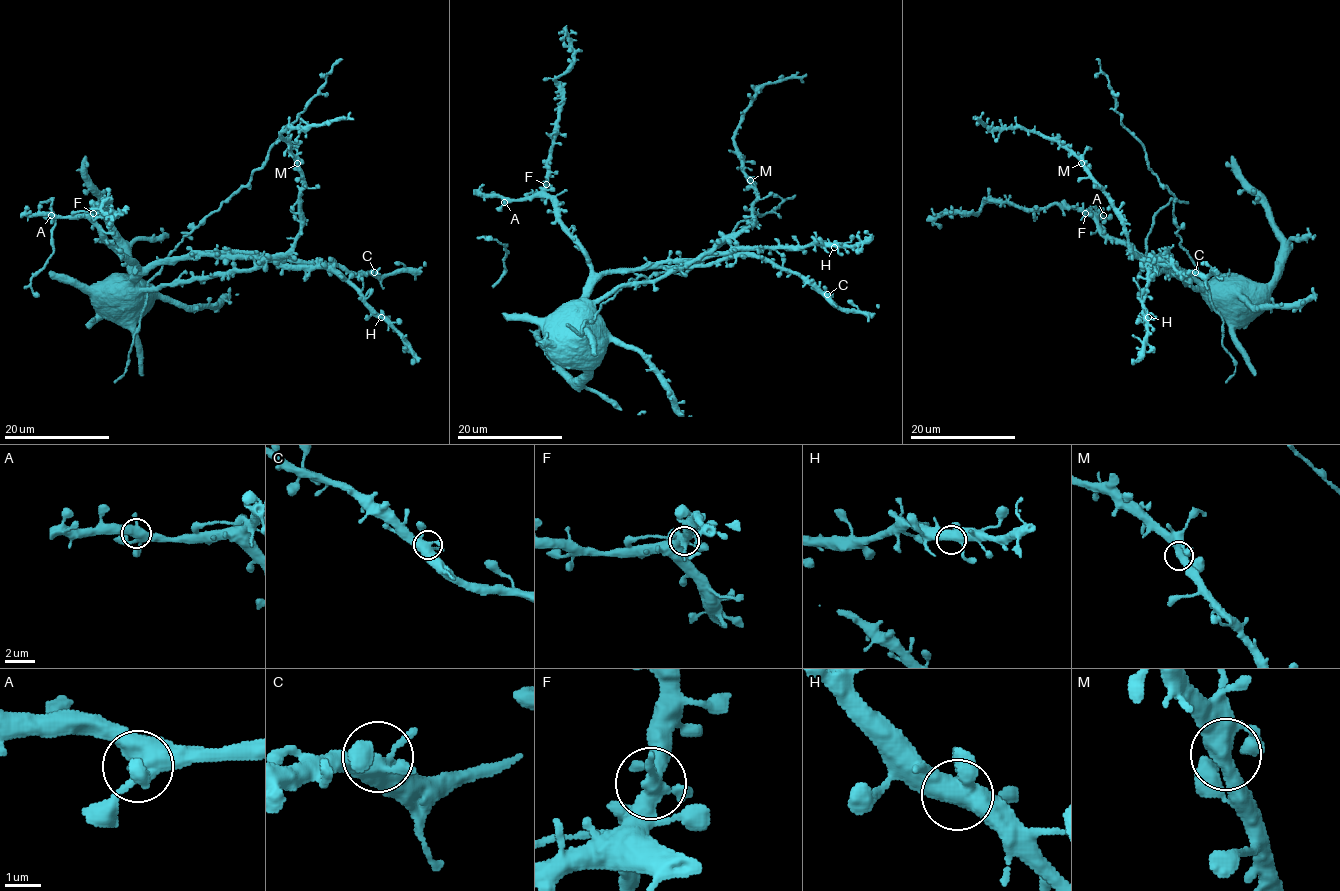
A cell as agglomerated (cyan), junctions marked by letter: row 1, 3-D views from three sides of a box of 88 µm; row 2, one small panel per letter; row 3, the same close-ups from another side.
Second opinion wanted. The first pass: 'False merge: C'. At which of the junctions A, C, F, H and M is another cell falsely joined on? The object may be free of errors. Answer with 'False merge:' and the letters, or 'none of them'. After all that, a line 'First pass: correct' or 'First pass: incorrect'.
False merge: none of them
First pass: incorrect

